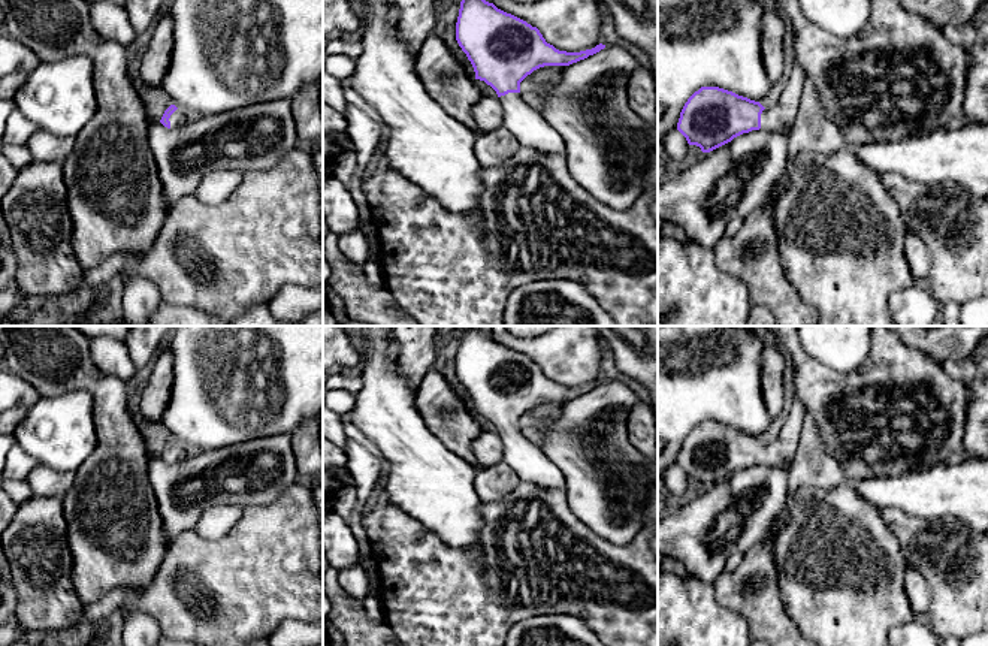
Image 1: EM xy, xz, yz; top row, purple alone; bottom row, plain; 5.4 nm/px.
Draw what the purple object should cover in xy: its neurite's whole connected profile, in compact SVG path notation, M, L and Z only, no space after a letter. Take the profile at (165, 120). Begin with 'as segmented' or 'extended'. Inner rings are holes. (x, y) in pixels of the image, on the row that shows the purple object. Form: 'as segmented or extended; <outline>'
extended; M170 105L160 123L167 127L167 129L172 129L172 130L176 130L179 129L185 121L188 120L188 114L185 114L184 111L178 109L175 105Z

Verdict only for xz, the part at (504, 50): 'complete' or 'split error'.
split error

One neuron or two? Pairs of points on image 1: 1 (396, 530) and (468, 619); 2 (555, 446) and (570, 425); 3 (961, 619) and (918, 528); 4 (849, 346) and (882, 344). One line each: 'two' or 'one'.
1: one
2: one
3: one
4: two

